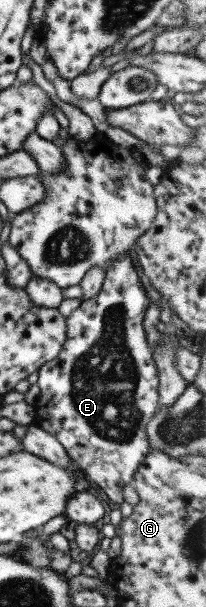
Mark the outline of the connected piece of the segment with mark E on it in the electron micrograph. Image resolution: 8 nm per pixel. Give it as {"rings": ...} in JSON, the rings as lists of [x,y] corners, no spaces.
{"rings":[[[128,252],[117,256],[105,270],[99,292],[91,298],[81,299],[79,306],[64,317],[65,343],[55,359],[37,370],[39,394],[32,404],[33,424],[52,435],[76,466],[105,492],[115,506],[123,501],[123,485],[131,484],[136,467],[148,453],[145,427],[158,409],[159,399],[157,370],[141,326],[149,298],[135,269]]]}

